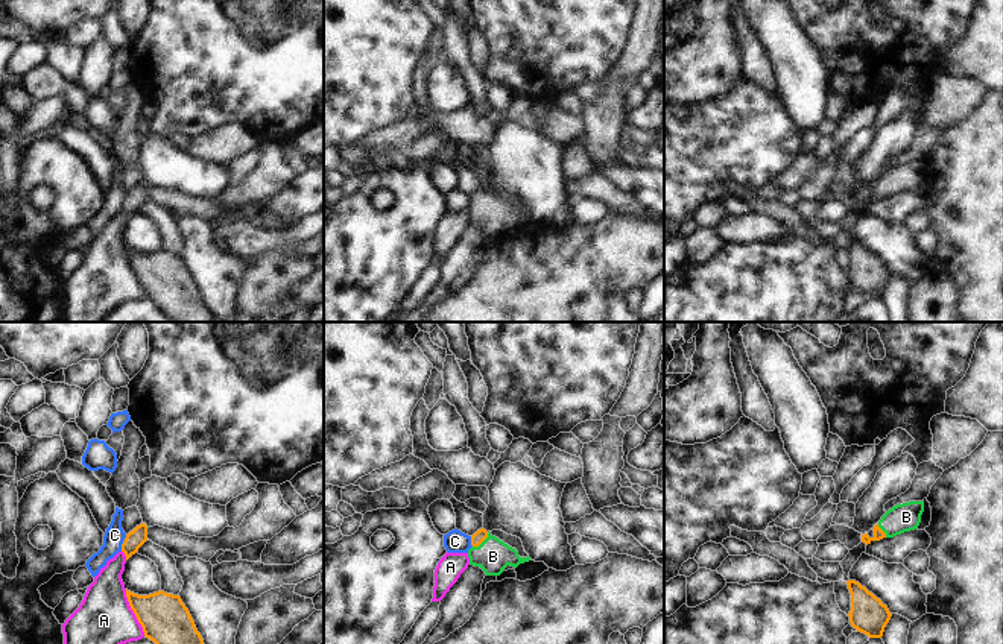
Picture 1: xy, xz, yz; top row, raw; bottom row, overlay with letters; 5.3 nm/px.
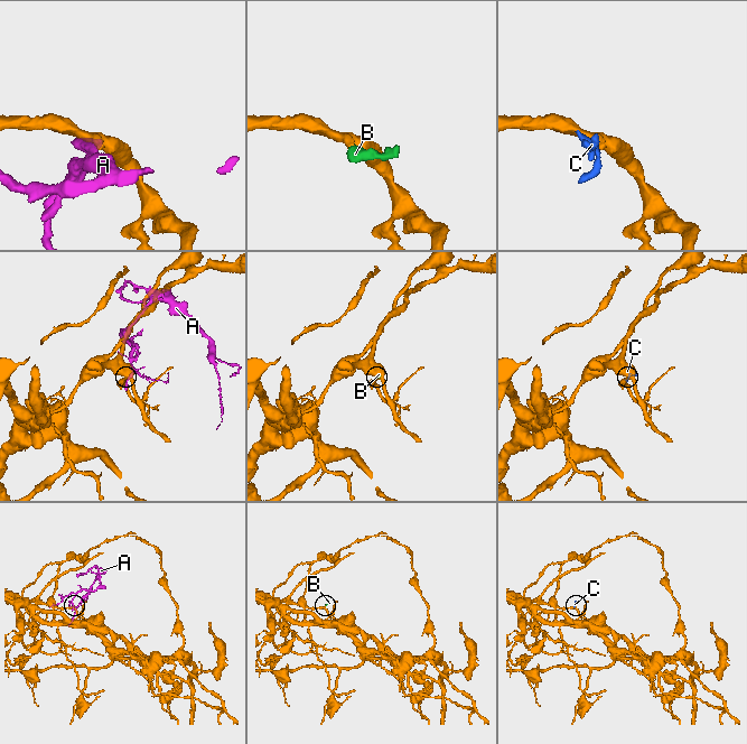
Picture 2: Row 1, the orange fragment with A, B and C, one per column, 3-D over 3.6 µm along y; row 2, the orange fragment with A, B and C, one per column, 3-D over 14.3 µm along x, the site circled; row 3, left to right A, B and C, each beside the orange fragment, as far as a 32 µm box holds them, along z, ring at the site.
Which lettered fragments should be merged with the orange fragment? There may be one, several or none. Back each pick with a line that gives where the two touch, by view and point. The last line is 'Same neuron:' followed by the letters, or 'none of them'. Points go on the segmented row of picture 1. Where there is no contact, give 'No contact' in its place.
B: Touches orange at xz (482, 541)
Same neuron: B.

